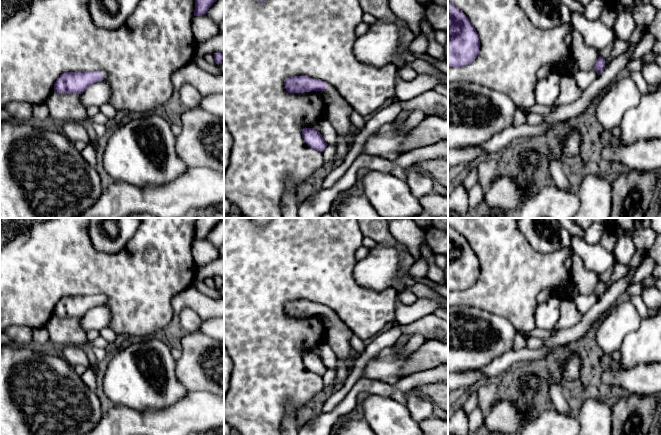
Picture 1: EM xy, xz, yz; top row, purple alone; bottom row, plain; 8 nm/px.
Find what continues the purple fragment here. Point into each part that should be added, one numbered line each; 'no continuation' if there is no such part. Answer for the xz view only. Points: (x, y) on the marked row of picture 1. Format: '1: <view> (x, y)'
1: xz (339, 112)

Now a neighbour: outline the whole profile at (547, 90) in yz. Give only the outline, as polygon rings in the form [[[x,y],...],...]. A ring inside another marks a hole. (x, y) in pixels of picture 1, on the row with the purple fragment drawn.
[[[555,73],[539,79],[535,87],[535,101],[538,105],[551,106],[560,93],[561,77]]]

